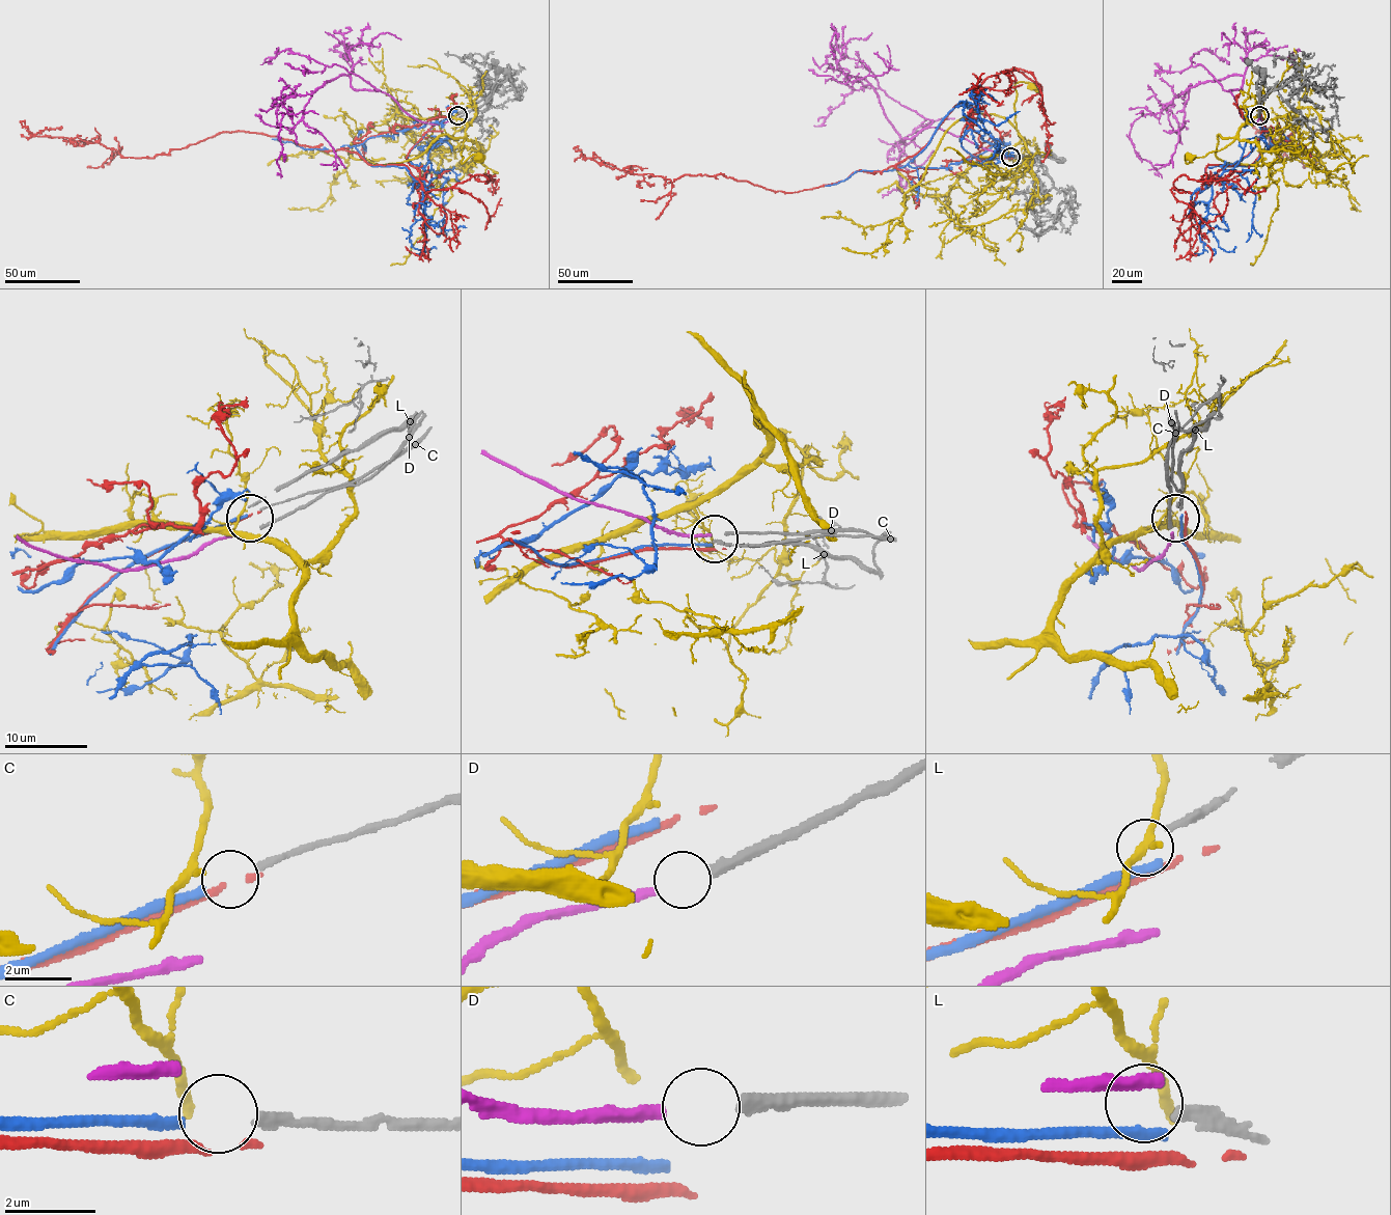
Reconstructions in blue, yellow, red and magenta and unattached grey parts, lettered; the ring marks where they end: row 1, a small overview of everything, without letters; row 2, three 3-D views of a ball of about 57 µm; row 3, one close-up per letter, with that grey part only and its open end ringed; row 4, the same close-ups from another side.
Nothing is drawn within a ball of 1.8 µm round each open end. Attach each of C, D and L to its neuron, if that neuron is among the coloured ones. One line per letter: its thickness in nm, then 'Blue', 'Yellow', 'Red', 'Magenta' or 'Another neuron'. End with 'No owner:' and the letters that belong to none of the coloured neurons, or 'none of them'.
C: Thickness 200 nm. Blue
D: Thickness 340 nm. Magenta
L: Thickness 280 nm. Another neuron
No owner: L

